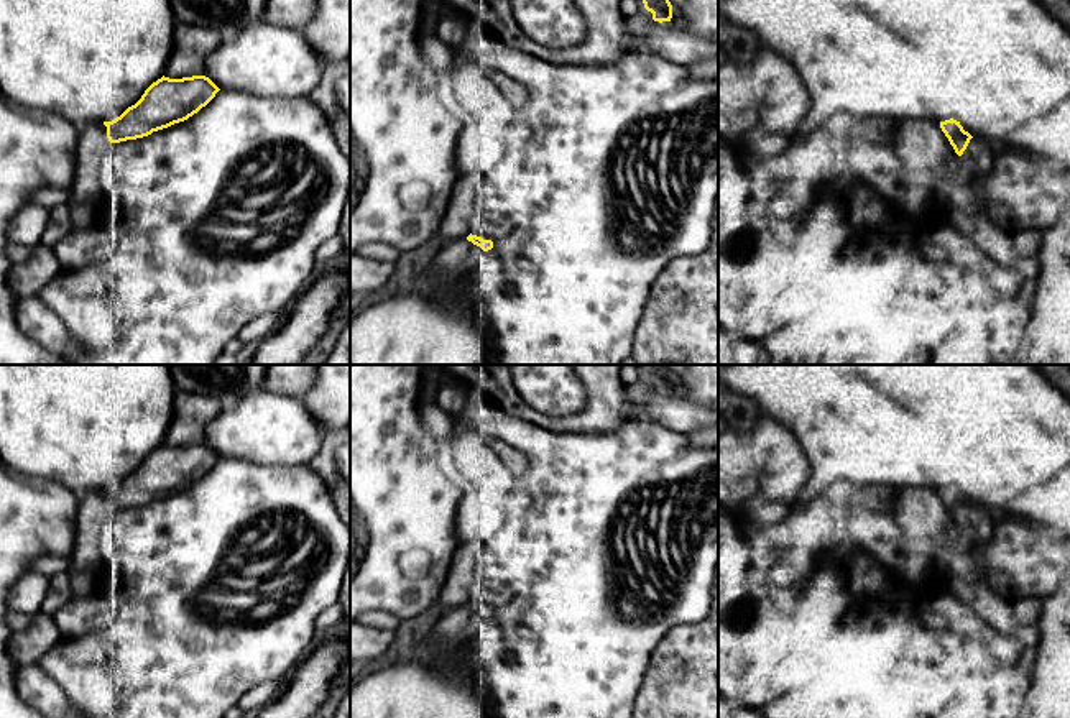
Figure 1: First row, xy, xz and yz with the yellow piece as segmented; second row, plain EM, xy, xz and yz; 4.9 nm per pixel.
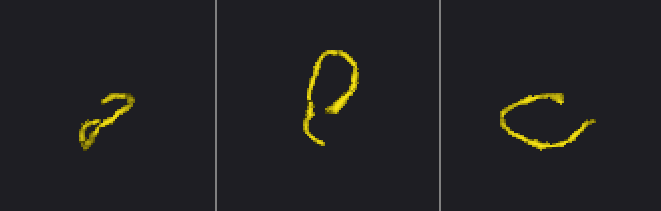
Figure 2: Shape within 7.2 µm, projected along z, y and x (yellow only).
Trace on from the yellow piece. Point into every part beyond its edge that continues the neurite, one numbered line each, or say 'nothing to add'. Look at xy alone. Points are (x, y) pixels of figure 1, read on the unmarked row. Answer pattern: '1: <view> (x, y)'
nothing to add

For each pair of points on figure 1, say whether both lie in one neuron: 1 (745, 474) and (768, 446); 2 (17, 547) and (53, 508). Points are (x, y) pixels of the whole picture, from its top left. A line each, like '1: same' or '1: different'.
1: different
2: same

